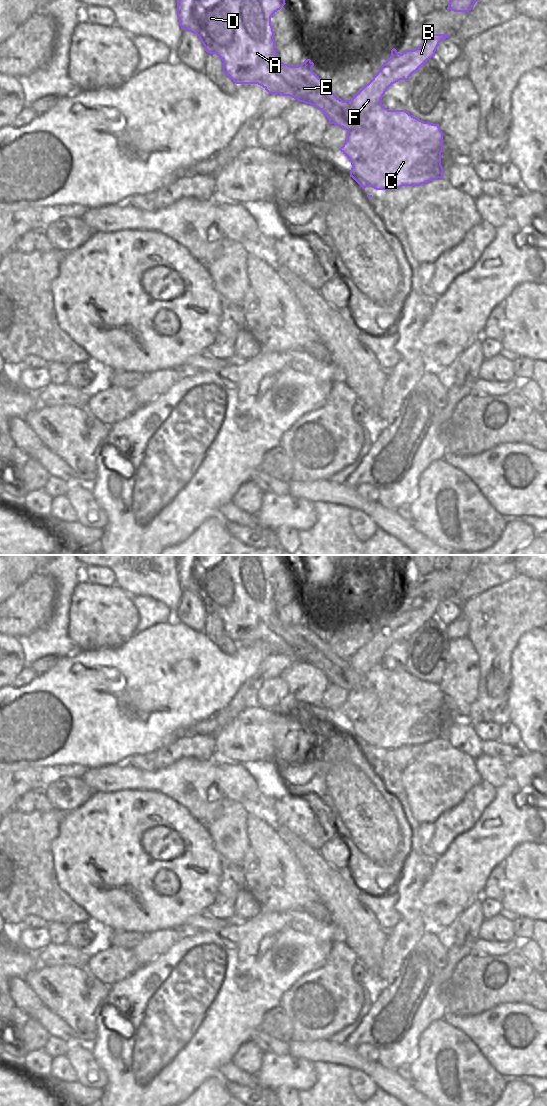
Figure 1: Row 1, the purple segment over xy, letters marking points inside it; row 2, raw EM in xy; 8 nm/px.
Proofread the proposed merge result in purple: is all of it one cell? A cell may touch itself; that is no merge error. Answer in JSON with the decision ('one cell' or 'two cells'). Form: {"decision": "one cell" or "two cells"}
{"decision": "two cells"}

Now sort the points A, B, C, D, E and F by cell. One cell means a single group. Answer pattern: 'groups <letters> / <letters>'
groups A D E / B C F

